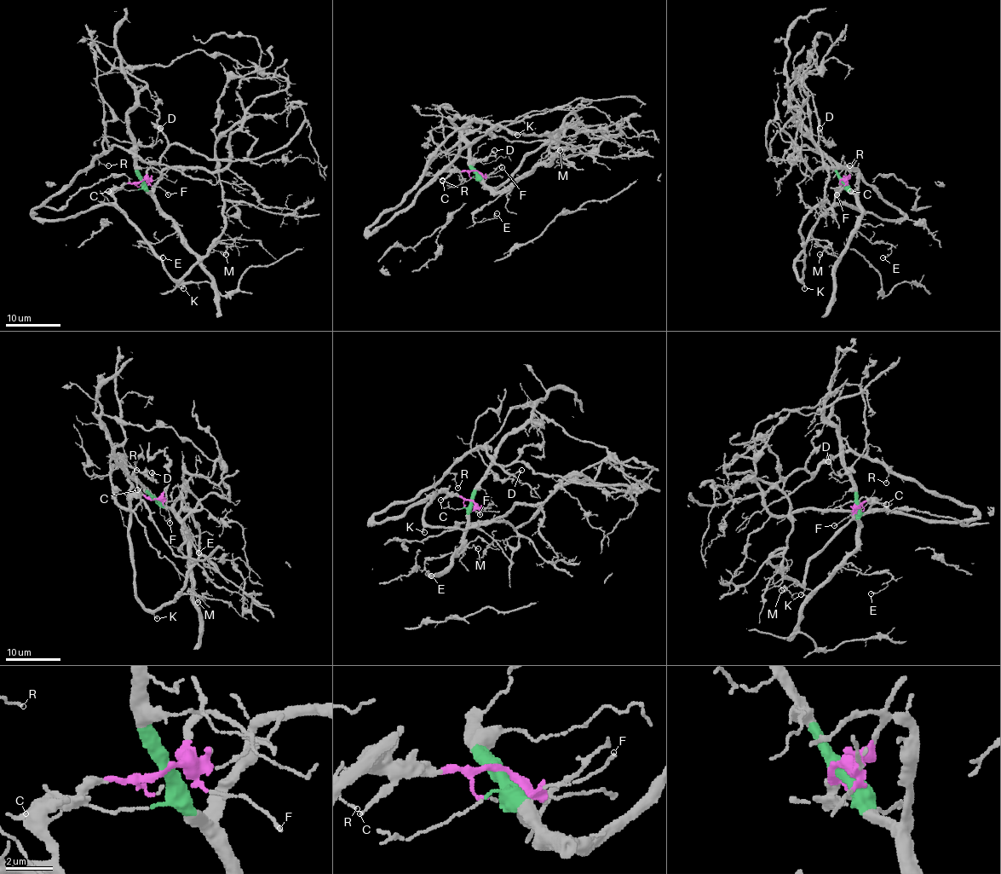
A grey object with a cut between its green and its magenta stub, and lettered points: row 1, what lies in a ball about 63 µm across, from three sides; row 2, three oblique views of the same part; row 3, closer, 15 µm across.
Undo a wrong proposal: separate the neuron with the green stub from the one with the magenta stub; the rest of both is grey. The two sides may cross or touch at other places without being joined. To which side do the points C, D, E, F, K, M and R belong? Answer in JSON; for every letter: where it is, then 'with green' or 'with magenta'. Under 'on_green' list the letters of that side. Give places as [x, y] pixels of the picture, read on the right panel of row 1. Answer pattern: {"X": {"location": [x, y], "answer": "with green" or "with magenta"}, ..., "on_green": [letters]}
{"C": {"location": [850, 191], "answer": "with magenta"}, "D": {"location": [819, 128], "answer": "with magenta"}, "E": {"location": [883, 257], "answer": "with green"}, "F": {"location": [837, 194], "answer": "with magenta"}, "K": {"location": [804, 288], "answer": "with magenta"}, "M": {"location": [819, 254], "answer": "with green"}, "R": {"location": [849, 165], "answer": "with magenta"}, "on_green": ["E", "M"]}

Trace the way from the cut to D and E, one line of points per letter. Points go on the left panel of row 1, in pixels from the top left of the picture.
D: (141, 181), (71, 217), (33, 211), (106, 137), (152, 146), (160, 128)
E: (141, 181), (153, 194), (155, 203), (172, 222), (175, 230), (156, 243), (140, 244), (149, 252), (163, 257)

